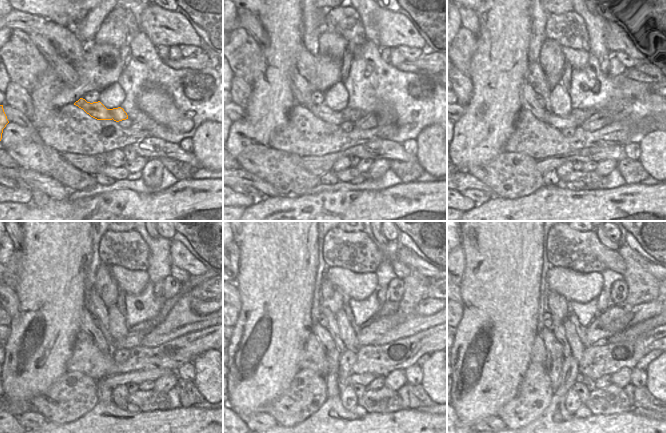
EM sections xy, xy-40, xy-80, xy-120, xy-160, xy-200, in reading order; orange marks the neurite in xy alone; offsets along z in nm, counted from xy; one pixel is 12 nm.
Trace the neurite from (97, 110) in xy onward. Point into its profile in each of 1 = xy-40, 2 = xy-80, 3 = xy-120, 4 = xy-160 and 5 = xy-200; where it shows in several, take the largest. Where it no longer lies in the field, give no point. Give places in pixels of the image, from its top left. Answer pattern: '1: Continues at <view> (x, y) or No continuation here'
1: Continues at xy-40 (322, 111)
2: Continues at xy-80 (576, 117)
3: Continues at xy-120 (133, 339)
4: Continues at xy-160 (367, 335)
5: Continues at xy-200 (615, 318).

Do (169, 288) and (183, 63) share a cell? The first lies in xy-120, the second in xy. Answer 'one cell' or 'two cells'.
two cells

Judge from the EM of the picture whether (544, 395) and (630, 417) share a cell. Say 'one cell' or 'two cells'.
two cells

